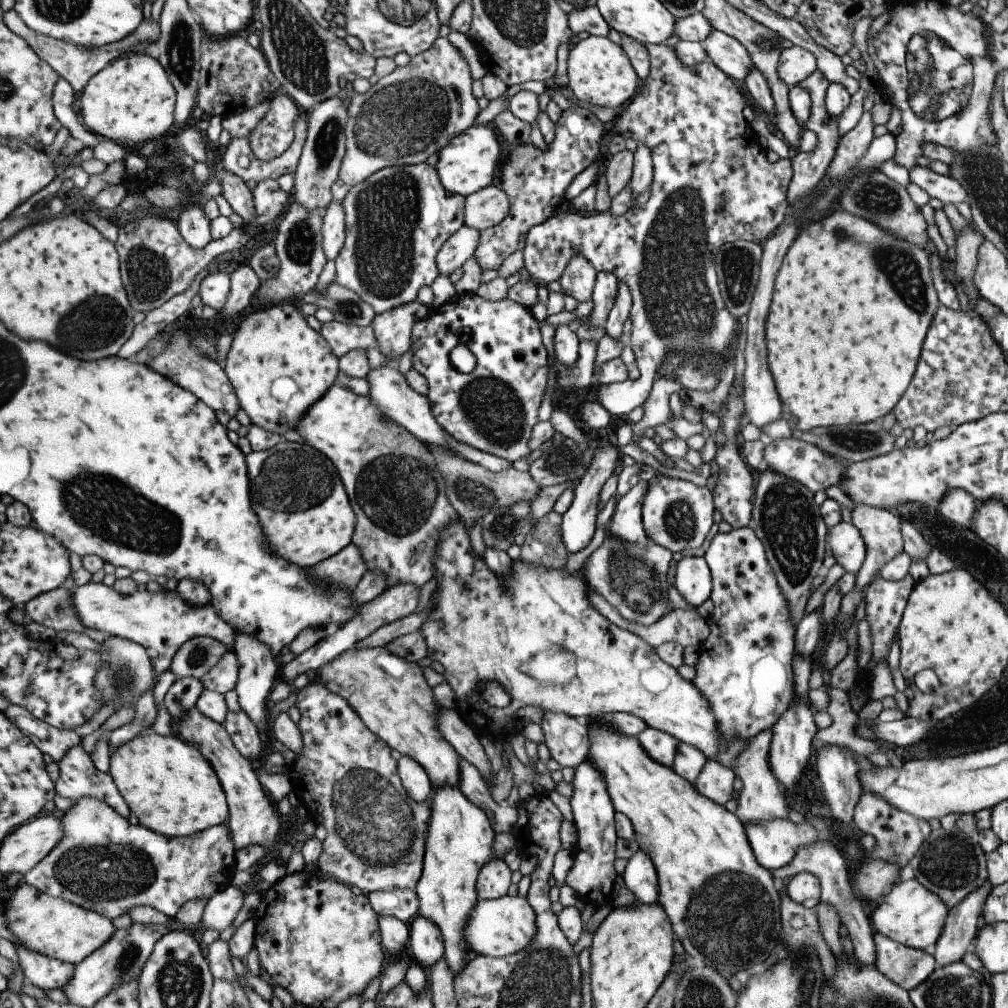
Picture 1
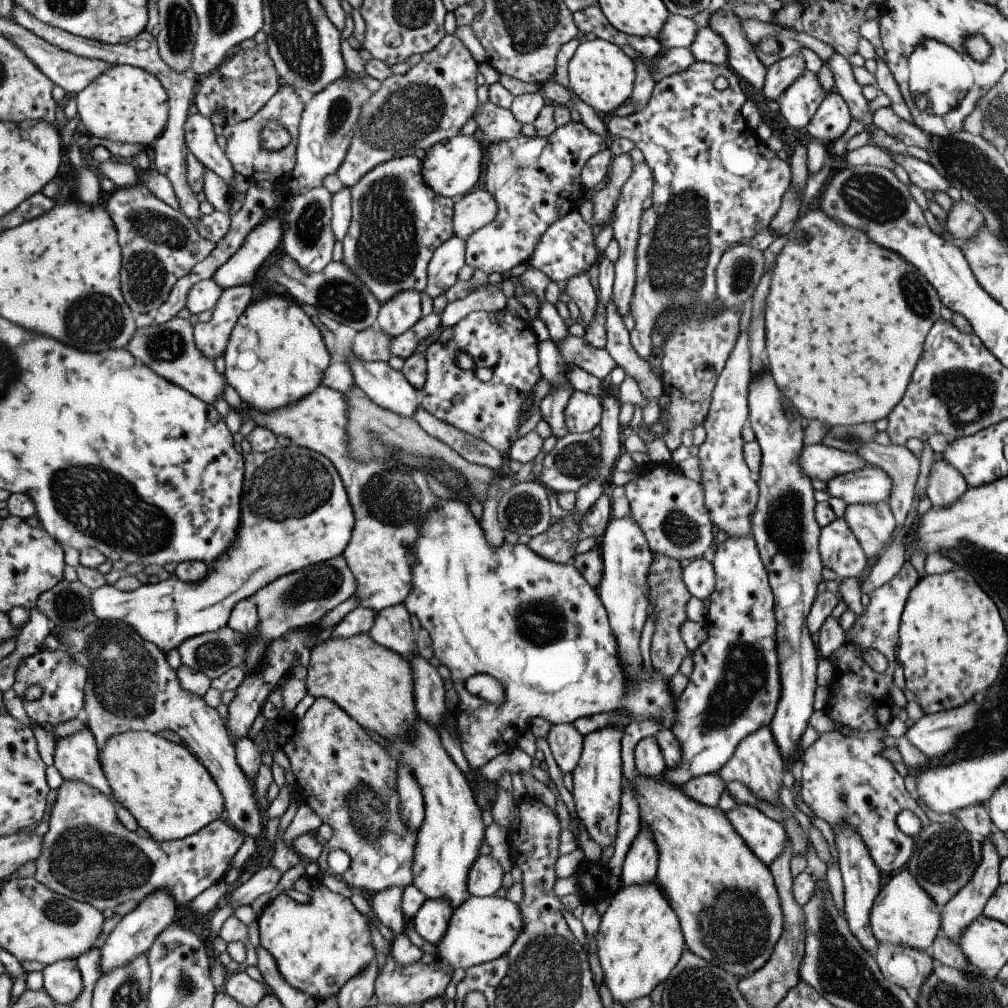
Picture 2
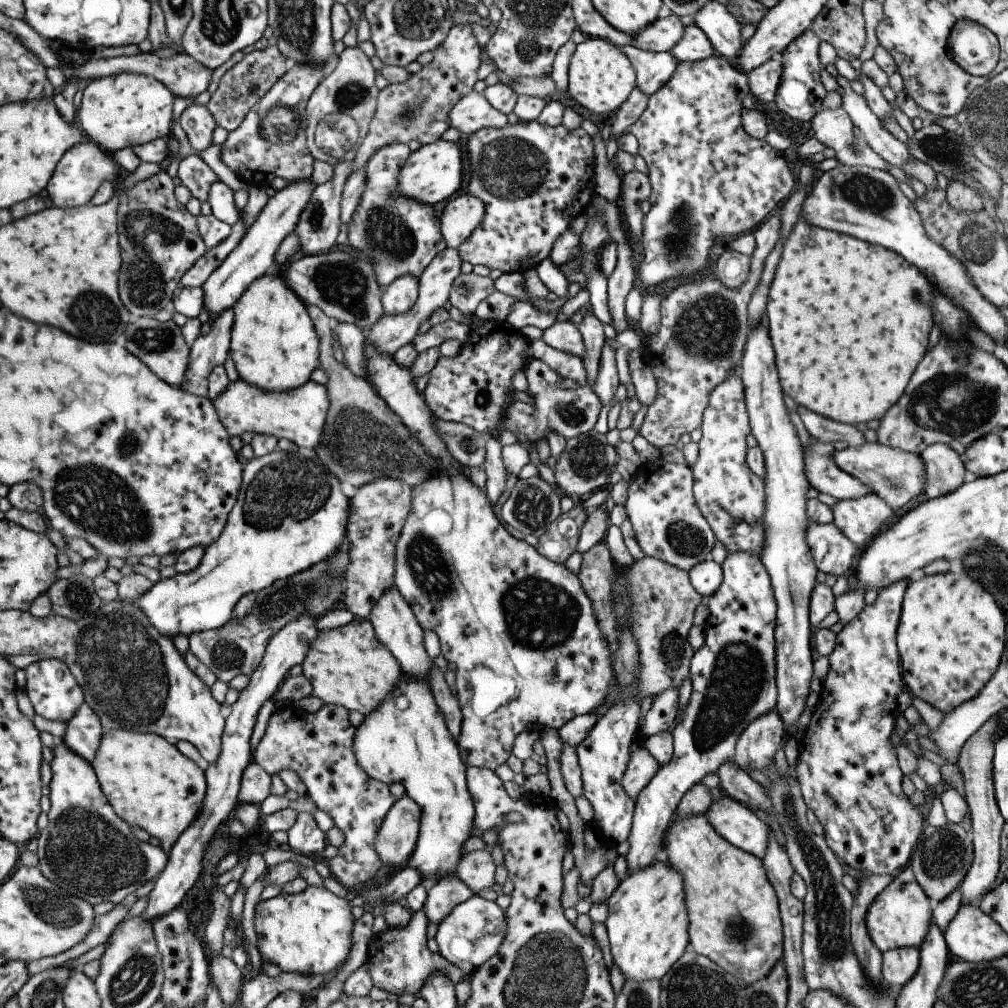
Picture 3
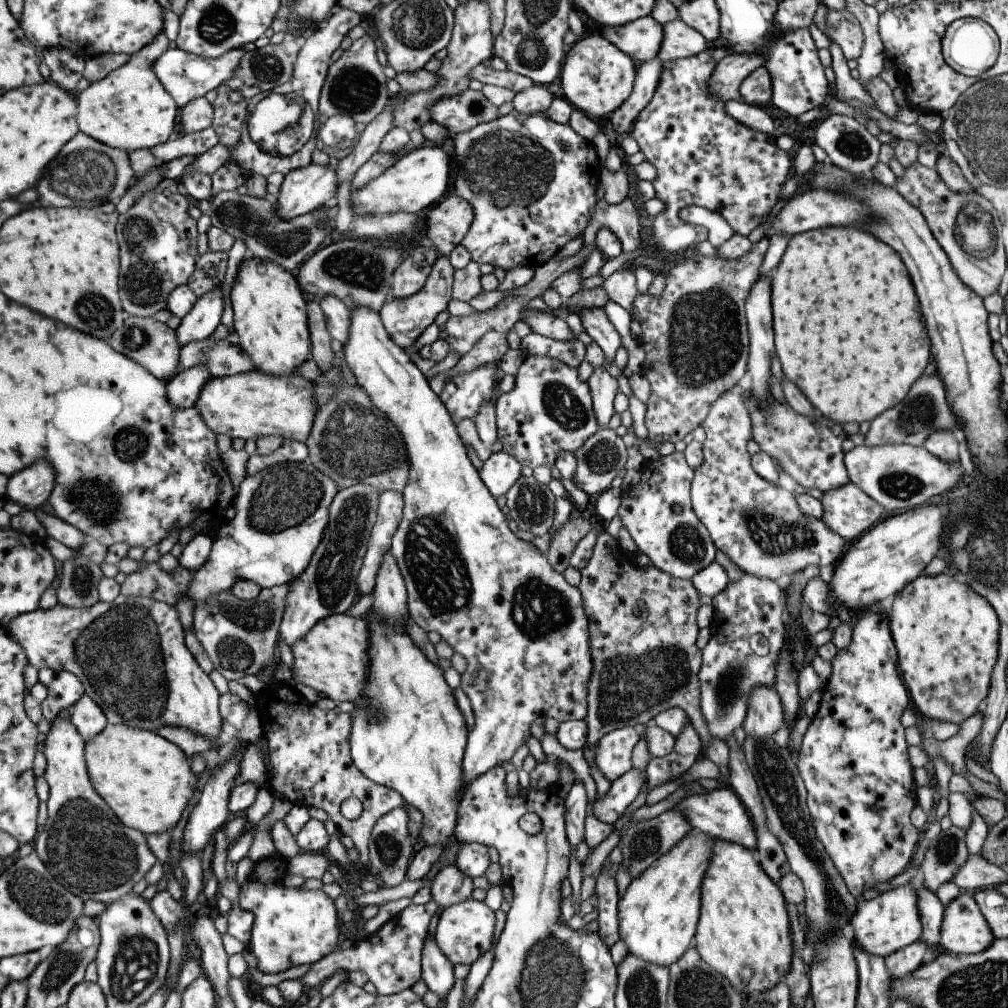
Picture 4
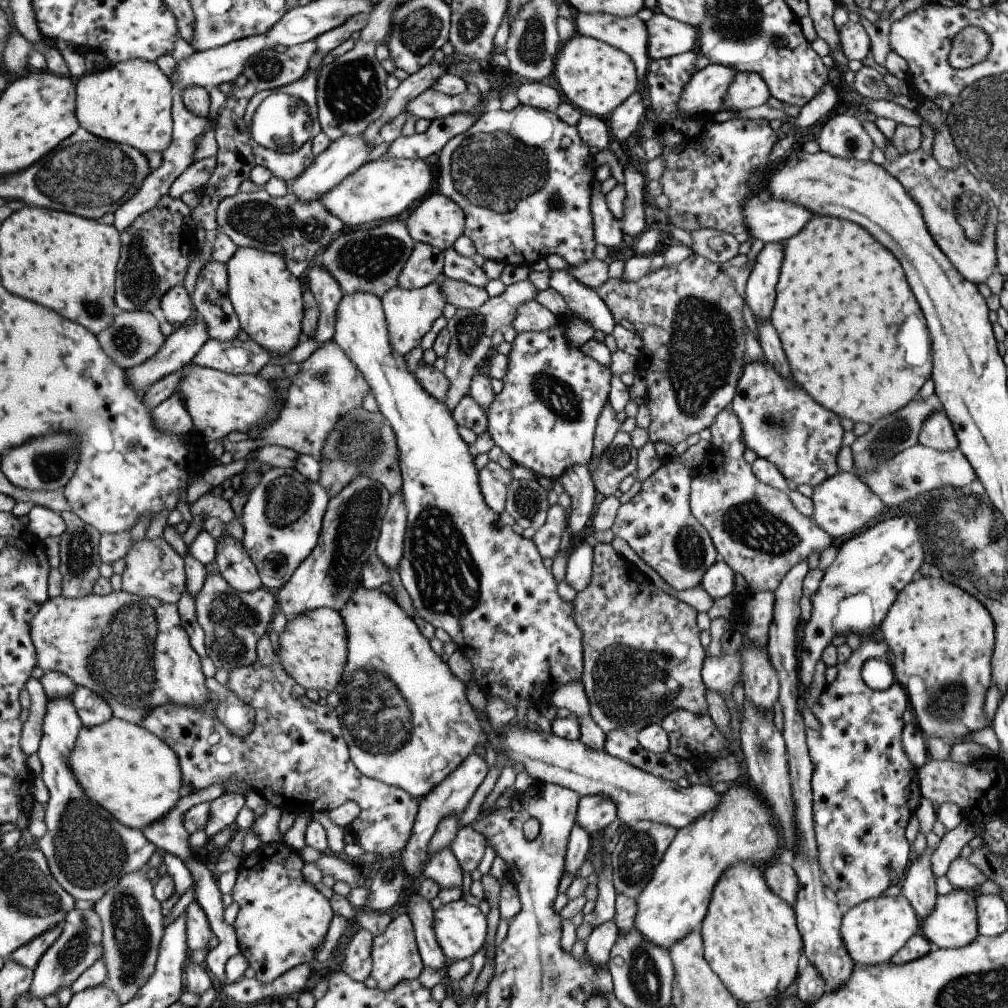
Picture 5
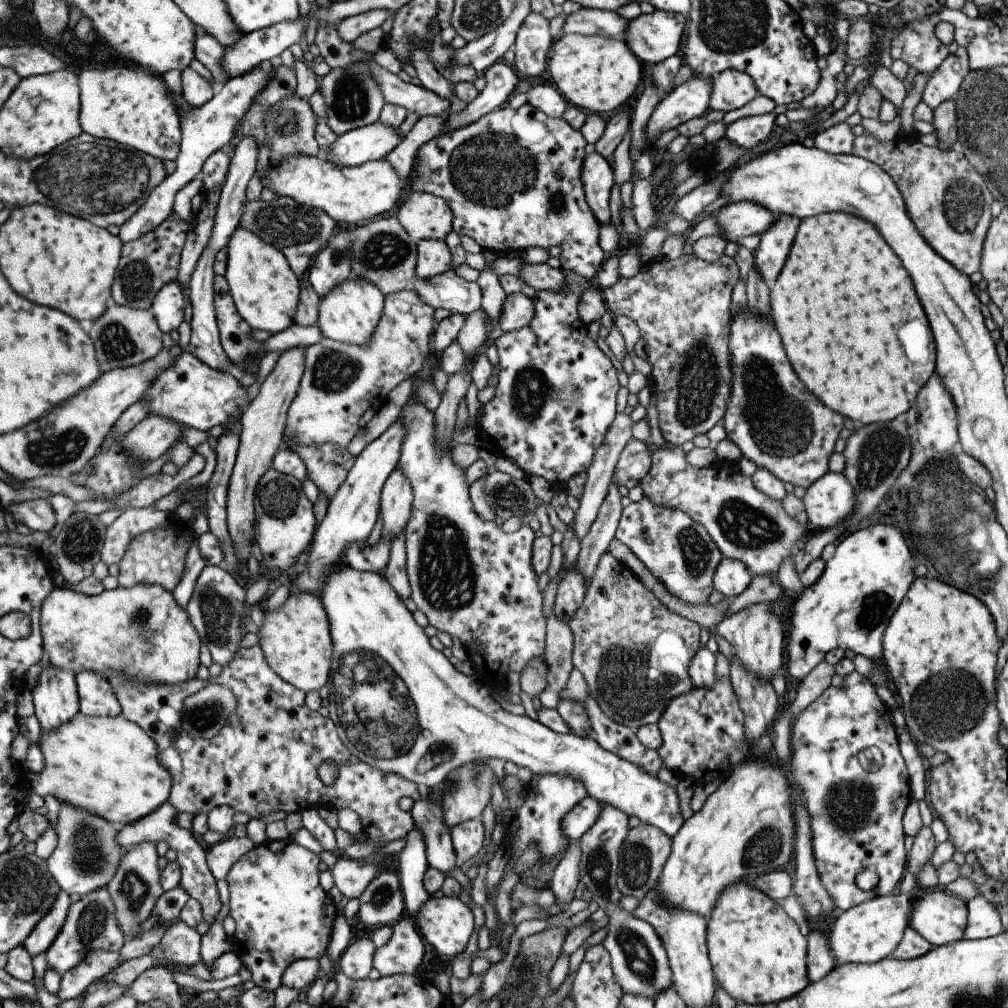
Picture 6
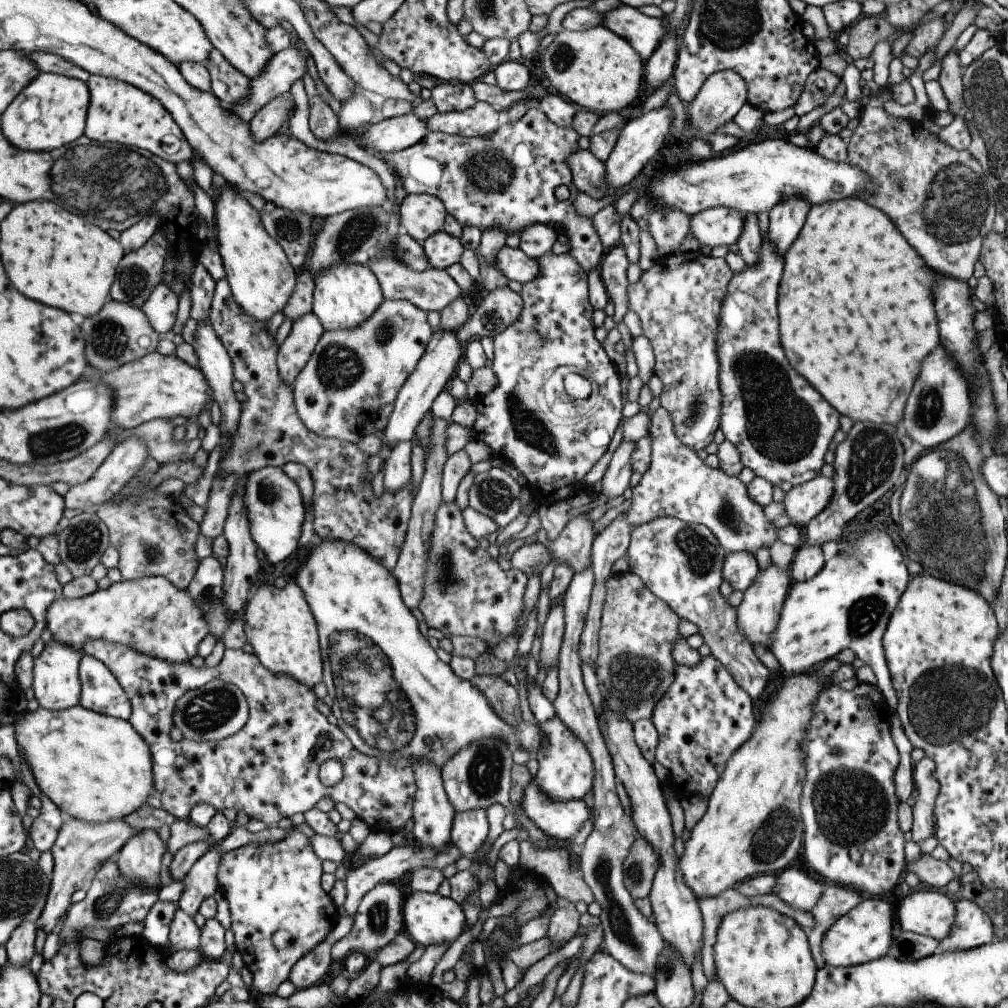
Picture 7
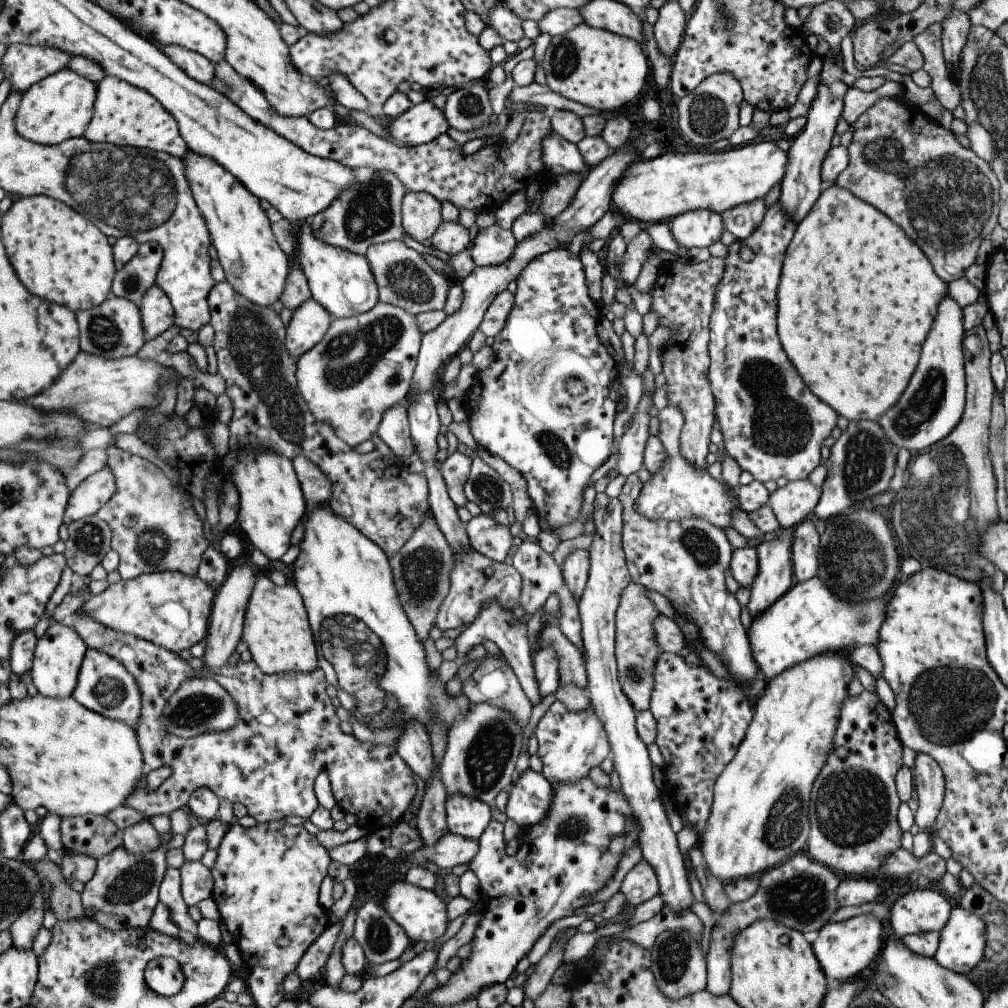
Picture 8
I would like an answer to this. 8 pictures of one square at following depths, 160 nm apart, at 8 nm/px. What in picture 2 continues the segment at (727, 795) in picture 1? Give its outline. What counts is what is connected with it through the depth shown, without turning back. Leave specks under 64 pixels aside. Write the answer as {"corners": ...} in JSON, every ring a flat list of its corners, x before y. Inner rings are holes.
{"corners":[[711,773,688,780,680,789,687,798,703,806,717,807,717,801,721,793,726,790,726,785,716,773]]}

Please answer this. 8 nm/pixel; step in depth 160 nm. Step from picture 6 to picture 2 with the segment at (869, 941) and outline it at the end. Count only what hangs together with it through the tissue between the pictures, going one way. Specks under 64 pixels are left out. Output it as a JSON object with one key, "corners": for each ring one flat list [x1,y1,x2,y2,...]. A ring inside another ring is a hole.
{"corners":[[907,869,892,875,874,896,869,914,869,926,878,943,891,943,920,951,931,945,940,930,940,914,932,898,917,884]]}

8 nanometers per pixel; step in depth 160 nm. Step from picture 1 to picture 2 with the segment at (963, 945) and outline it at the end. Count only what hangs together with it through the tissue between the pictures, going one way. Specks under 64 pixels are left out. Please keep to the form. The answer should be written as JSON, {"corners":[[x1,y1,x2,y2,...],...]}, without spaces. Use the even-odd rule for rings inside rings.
{"corners":[[989,836,980,842,979,864,975,867,970,879,942,906,940,912,940,932,948,939,957,940,964,928,982,914,986,900,998,885,998,866,1001,862,999,853,995,850]]}

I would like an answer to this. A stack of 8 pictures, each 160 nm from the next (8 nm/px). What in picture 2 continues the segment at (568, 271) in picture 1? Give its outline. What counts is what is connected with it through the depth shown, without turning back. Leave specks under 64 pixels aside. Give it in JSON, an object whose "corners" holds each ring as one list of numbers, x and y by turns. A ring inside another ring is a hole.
{"corners":[[585,272,566,281,565,293,576,304,582,320,581,326,585,328,592,321,596,309,596,296,589,281,589,276]]}

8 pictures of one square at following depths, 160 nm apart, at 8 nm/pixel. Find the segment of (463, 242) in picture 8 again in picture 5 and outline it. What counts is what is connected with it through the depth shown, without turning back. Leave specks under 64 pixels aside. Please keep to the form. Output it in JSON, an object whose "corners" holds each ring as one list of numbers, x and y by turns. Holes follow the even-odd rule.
{"corners":[[414,243,409,258,397,275,396,286,418,289,437,280,442,274,443,252,425,243]]}

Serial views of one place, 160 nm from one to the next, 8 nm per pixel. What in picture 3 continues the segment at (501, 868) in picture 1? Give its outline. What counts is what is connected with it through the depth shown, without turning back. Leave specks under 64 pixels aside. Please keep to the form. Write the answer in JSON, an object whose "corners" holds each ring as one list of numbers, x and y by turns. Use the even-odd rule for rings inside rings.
{"corners":[[483,850,469,851,459,857,459,862,454,868,453,874,464,882,474,895,479,890,489,890,494,883,495,865,490,852]]}

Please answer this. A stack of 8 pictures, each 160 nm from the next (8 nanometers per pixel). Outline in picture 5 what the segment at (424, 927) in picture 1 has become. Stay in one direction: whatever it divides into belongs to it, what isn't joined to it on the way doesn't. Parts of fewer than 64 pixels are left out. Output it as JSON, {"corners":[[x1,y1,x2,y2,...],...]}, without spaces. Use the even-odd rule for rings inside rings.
{"corners":[[450,847,438,850,428,856,422,868,422,876,437,883,439,888,461,886,462,868,455,860]]}

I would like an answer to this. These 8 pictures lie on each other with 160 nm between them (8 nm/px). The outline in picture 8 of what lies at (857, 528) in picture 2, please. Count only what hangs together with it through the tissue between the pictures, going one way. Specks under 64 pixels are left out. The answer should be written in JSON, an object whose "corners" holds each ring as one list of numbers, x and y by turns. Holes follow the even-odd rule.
{"corners":[[806,478,788,481,768,495,767,506,784,529,792,529,811,514,820,491]]}

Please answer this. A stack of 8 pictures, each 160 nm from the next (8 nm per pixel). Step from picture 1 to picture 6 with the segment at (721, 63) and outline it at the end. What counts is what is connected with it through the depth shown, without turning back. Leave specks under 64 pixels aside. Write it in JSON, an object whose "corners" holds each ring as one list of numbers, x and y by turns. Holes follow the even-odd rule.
{"corners":[[654,9,651,14,641,13,628,20,623,38,629,51,646,67,677,54,686,22,681,14]]}

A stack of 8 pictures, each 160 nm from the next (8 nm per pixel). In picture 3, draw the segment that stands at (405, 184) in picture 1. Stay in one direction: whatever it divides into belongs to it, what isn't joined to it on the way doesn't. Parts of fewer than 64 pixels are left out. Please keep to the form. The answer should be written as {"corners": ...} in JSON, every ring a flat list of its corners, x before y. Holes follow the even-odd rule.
{"corners":[[391,141,389,145,383,145,369,157,365,163,366,187,359,199,359,204,352,214,352,220,347,225,348,244,359,250,361,255,367,259,374,268,374,277,381,289,392,283,395,278,404,274,417,277,423,269,431,262,431,259,439,254,446,244,441,238,438,218,433,216,433,209,429,205,422,205,412,199,405,199,397,188,397,177,399,176,401,165,409,156,411,150,407,143]]}

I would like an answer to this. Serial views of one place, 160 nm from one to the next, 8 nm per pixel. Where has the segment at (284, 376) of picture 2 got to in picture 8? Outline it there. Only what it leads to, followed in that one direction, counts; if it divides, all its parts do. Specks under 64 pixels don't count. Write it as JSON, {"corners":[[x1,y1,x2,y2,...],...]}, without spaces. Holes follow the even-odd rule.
{"corners":[[188,149,182,159,187,184,205,226,212,235,213,248,223,269,224,280,232,285,237,294,253,304,270,307,282,293,289,262,274,239,269,219,261,209,258,197,253,196,234,175,212,158],[233,262,241,264,239,276,233,276,229,270]]}

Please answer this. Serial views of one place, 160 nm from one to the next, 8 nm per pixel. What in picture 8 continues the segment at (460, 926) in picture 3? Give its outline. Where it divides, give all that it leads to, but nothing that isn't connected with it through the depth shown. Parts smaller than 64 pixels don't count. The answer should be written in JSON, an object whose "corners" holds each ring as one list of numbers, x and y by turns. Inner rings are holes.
{"corners":[[393,882,389,884,385,898,383,898,383,908,385,912,398,924,407,935,411,944,419,942,433,942,439,938,449,922,445,914,445,903,432,891,407,884,406,882]]}

